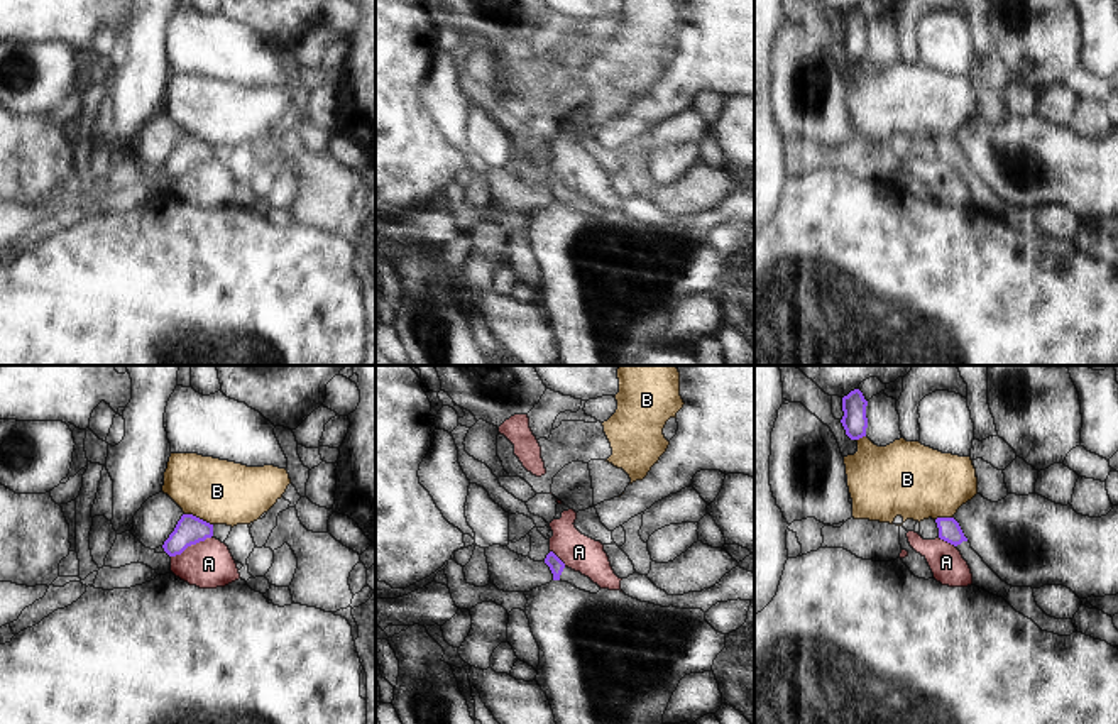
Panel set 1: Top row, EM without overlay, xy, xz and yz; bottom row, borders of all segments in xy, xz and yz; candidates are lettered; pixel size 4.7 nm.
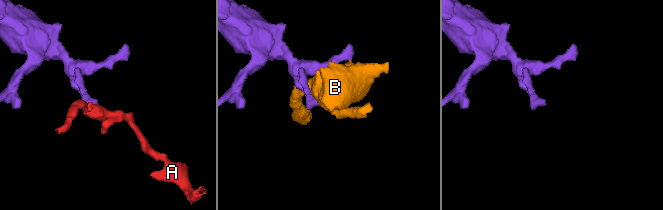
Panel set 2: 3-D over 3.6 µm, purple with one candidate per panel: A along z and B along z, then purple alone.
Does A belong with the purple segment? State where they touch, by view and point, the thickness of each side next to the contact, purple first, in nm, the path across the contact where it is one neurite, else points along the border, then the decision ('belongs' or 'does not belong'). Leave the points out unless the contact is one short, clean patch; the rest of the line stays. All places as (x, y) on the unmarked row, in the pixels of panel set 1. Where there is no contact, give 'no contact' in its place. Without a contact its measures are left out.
xy (191, 164) | 140/220 nm | along xy (212, 156), (171, 178) | does not belong

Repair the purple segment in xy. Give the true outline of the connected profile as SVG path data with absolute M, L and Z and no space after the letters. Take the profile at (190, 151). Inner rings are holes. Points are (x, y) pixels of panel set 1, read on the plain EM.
M183 135L174 152L164 162L162 169L169 178L181 176L188 167L213 157L213 145L193 137Z

